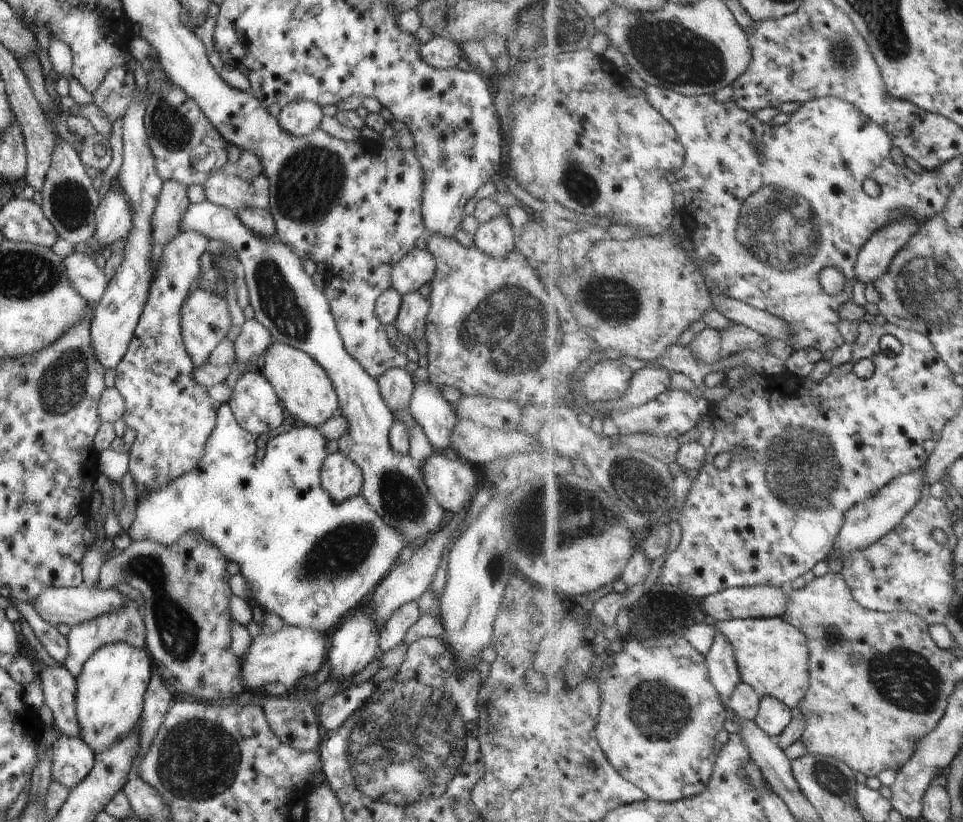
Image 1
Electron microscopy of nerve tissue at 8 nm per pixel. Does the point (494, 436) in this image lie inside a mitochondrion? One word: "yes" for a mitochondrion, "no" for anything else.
no

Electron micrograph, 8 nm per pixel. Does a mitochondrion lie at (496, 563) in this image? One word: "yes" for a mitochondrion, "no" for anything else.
yes

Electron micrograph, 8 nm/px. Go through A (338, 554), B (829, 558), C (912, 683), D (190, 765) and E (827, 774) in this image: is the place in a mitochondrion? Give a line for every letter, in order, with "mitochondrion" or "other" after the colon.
A: mitochondrion
B: other
C: mitochondrion
D: mitochondrion
E: mitochondrion

